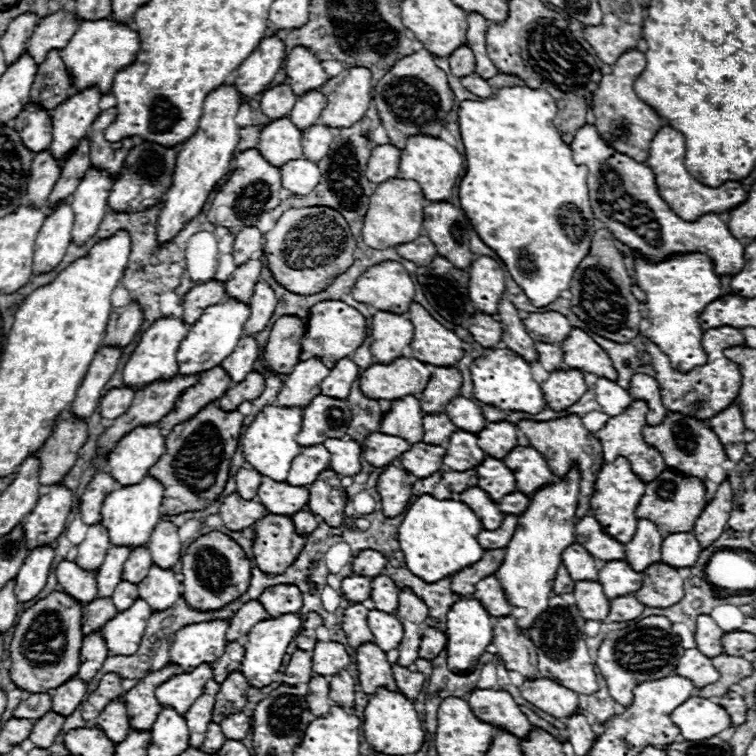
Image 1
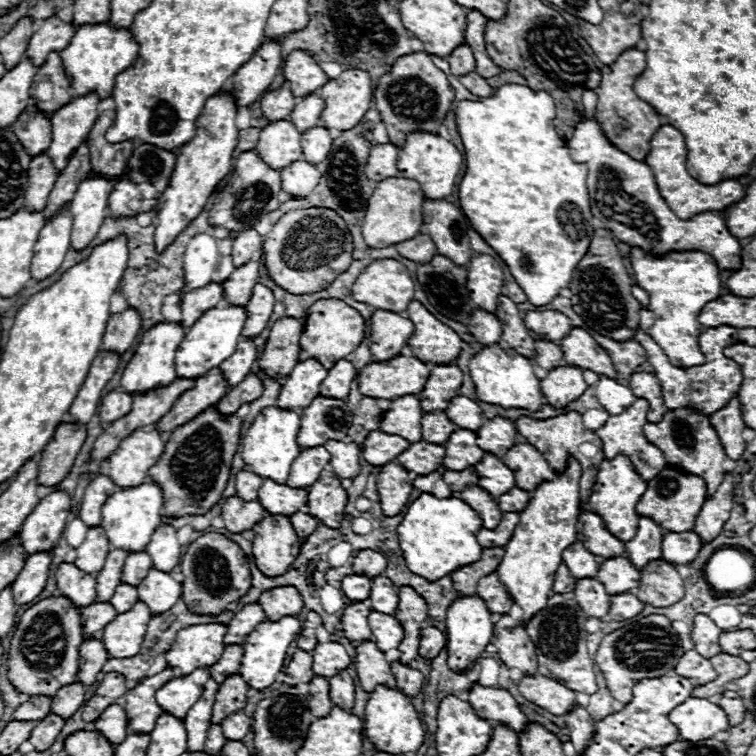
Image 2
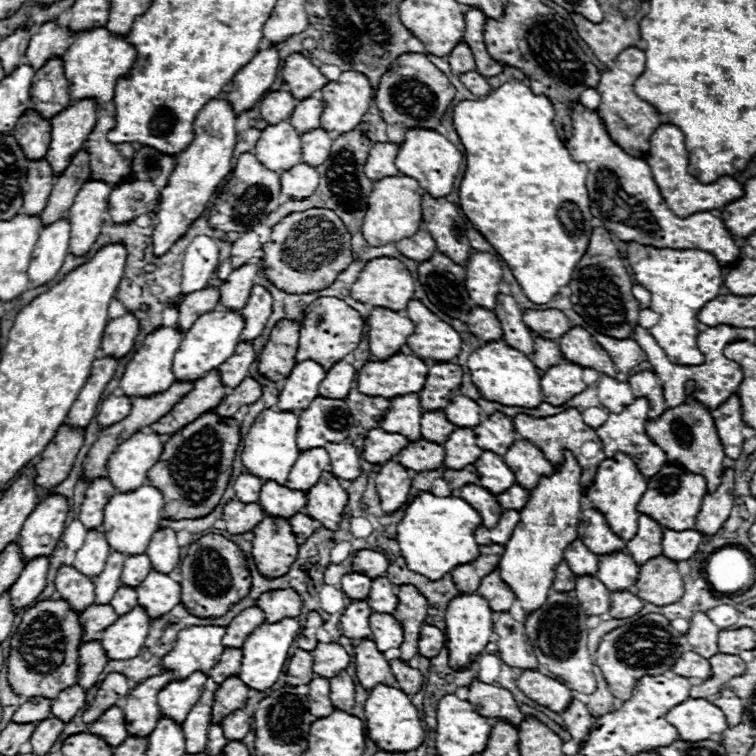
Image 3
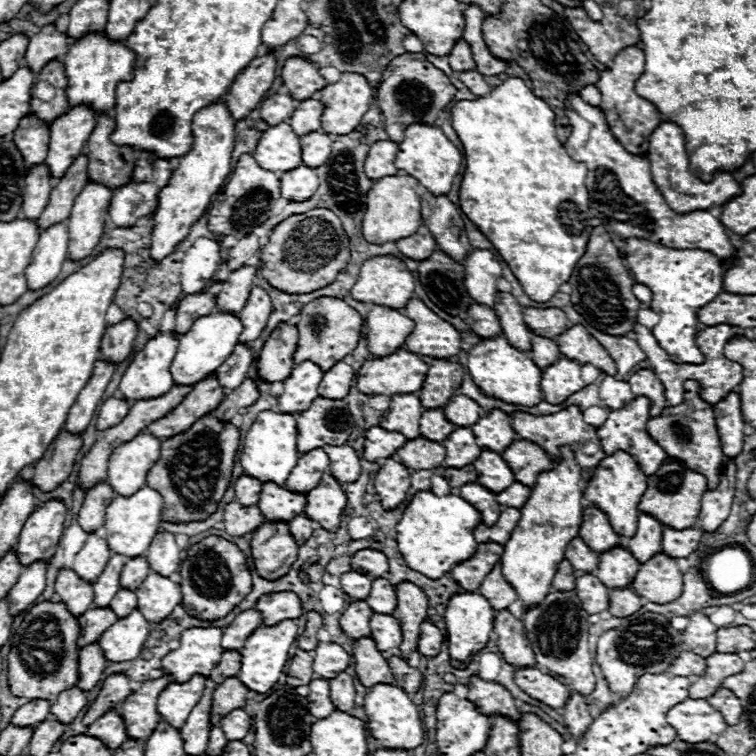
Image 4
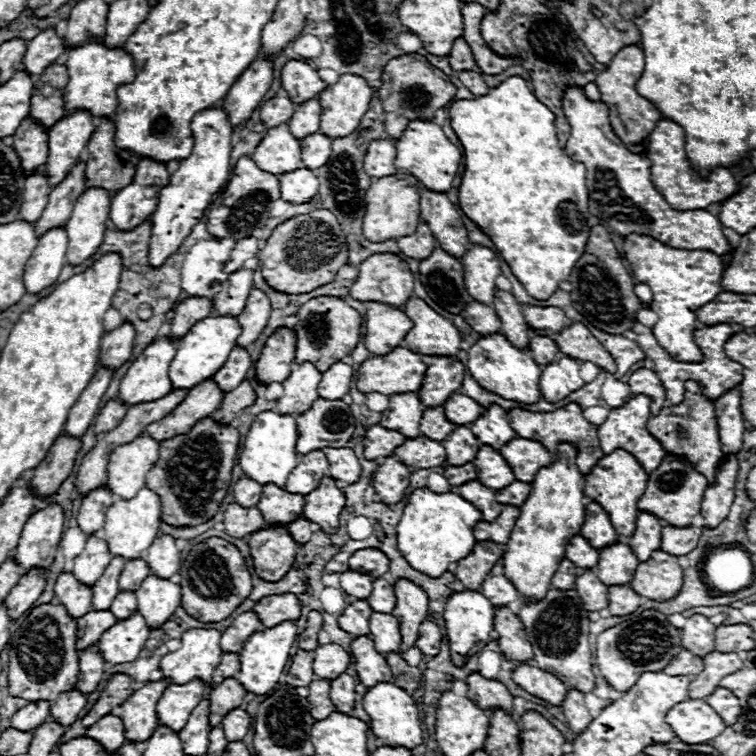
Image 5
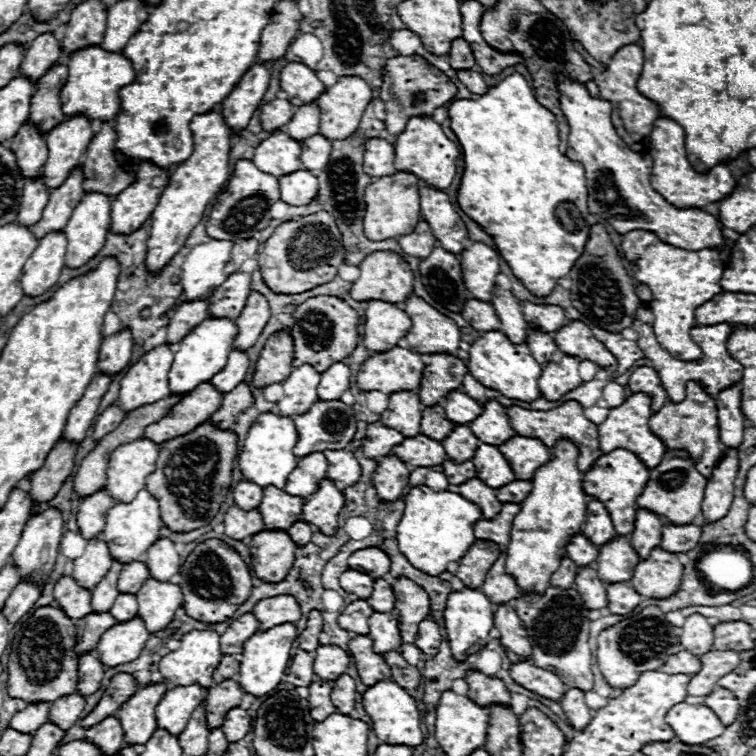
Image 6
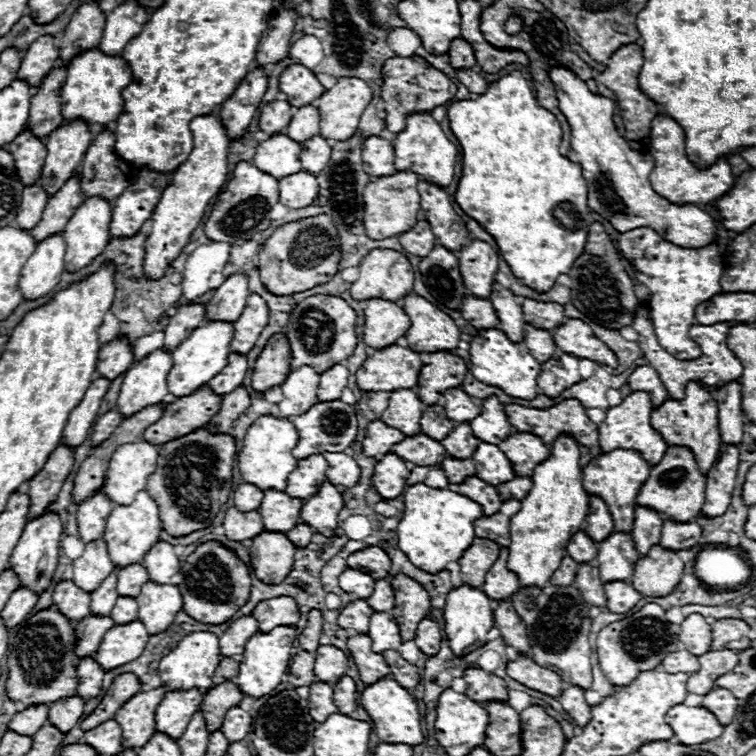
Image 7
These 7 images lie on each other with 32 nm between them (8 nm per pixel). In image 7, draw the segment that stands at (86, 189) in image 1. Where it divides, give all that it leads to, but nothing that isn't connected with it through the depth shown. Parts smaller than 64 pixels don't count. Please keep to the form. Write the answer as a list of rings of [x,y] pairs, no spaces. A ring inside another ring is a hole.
[[[98,196],[84,200],[64,228],[66,258],[64,270],[78,272],[92,264],[110,240],[110,204]]]

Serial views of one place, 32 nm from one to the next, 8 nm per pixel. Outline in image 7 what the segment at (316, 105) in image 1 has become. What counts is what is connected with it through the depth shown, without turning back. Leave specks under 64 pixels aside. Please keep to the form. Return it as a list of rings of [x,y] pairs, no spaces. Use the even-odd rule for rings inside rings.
[[[314,106],[298,108],[286,128],[286,136],[290,136],[294,142],[302,144],[304,140],[310,140],[310,136],[318,136],[320,132],[320,114]]]

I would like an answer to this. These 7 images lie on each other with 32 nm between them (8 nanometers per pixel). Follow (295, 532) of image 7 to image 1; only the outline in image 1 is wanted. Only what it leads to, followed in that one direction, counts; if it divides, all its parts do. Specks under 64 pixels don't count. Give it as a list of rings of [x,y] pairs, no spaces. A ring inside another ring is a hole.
[[[302,510],[302,512],[296,512],[290,518],[292,518],[292,524],[294,524],[294,528],[300,536],[308,536],[310,532],[314,532],[318,528],[318,518],[312,512]]]

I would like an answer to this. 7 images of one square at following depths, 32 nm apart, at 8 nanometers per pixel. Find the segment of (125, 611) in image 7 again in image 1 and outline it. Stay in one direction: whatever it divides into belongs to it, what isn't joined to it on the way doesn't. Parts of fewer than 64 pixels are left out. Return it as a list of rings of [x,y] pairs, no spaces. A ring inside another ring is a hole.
[[[122,580],[120,584],[118,584],[118,588],[114,590],[114,596],[112,596],[112,600],[114,600],[114,606],[122,612],[124,608],[130,608],[130,604],[134,604],[134,600],[138,598],[138,586],[136,584],[130,584],[130,582],[126,582],[126,580]]]

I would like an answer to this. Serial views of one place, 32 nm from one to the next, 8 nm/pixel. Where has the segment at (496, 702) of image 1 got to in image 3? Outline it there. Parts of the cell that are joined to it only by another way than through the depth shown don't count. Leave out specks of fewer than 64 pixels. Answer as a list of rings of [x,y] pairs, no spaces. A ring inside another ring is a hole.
[[[474,678],[468,690],[468,700],[474,704],[478,714],[486,718],[506,718],[518,728],[524,714],[518,710],[516,700],[506,688],[500,688],[496,684],[484,684],[478,678]]]

